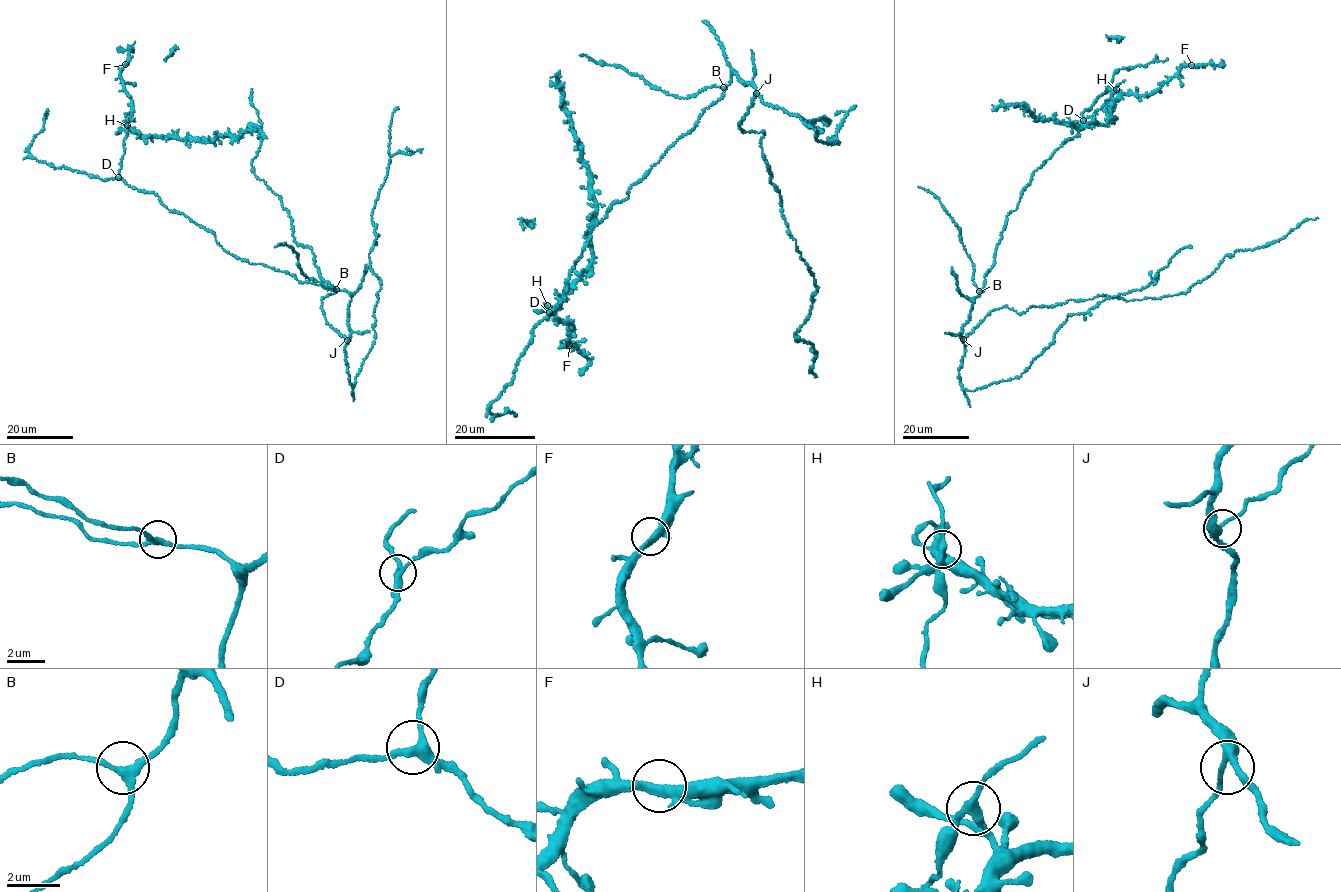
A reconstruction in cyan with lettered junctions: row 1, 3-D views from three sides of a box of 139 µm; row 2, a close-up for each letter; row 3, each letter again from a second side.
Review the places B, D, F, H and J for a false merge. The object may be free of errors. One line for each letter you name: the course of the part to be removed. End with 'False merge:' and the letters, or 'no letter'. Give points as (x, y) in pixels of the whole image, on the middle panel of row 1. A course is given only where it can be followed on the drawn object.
False merge: no letter

